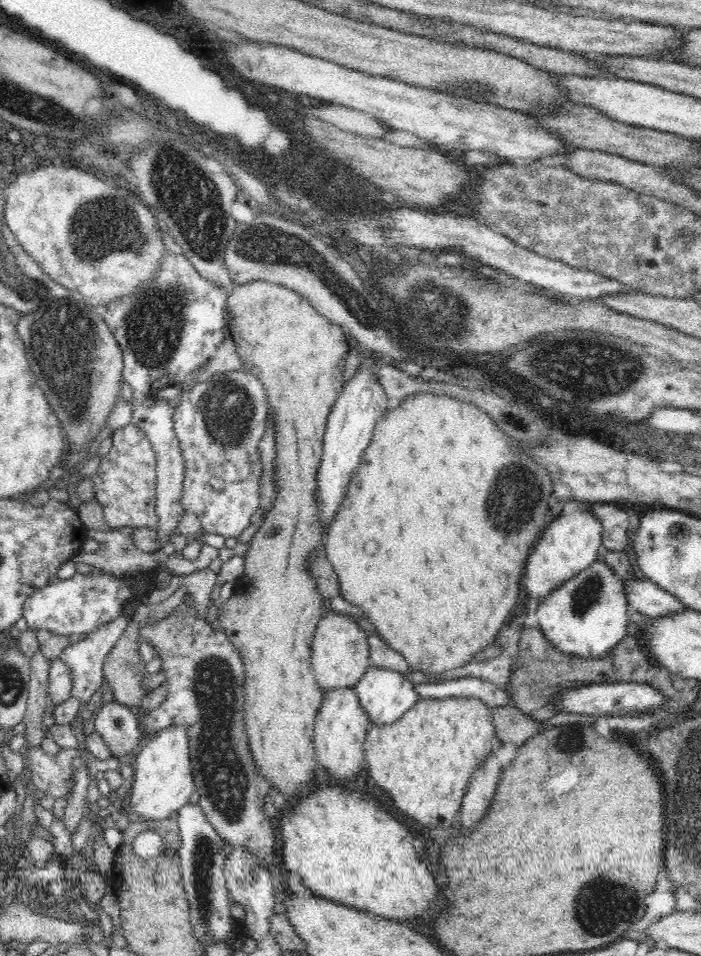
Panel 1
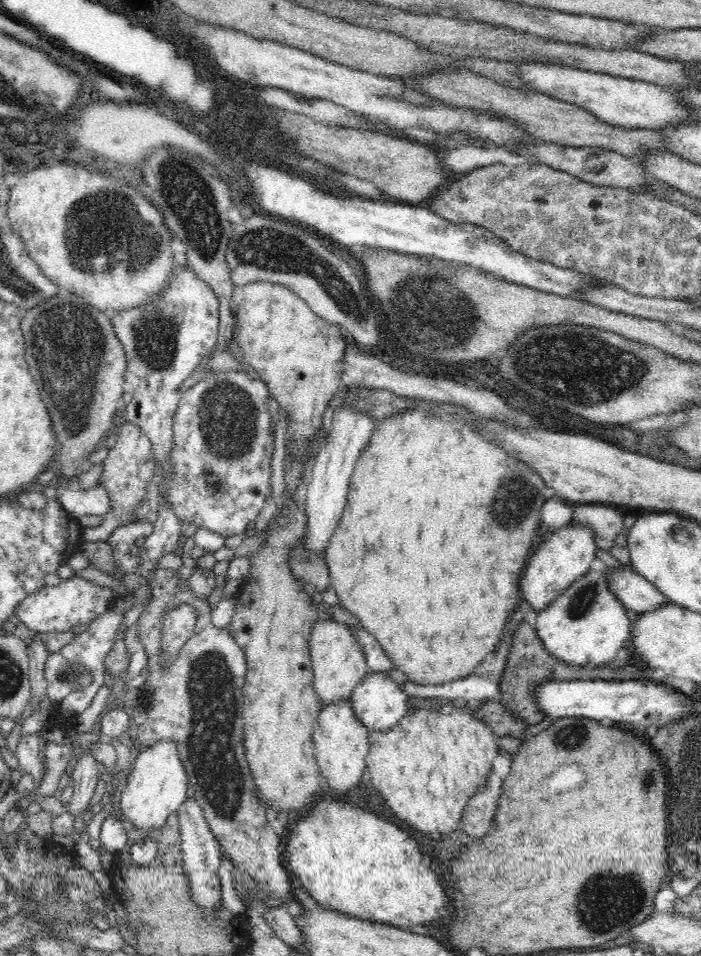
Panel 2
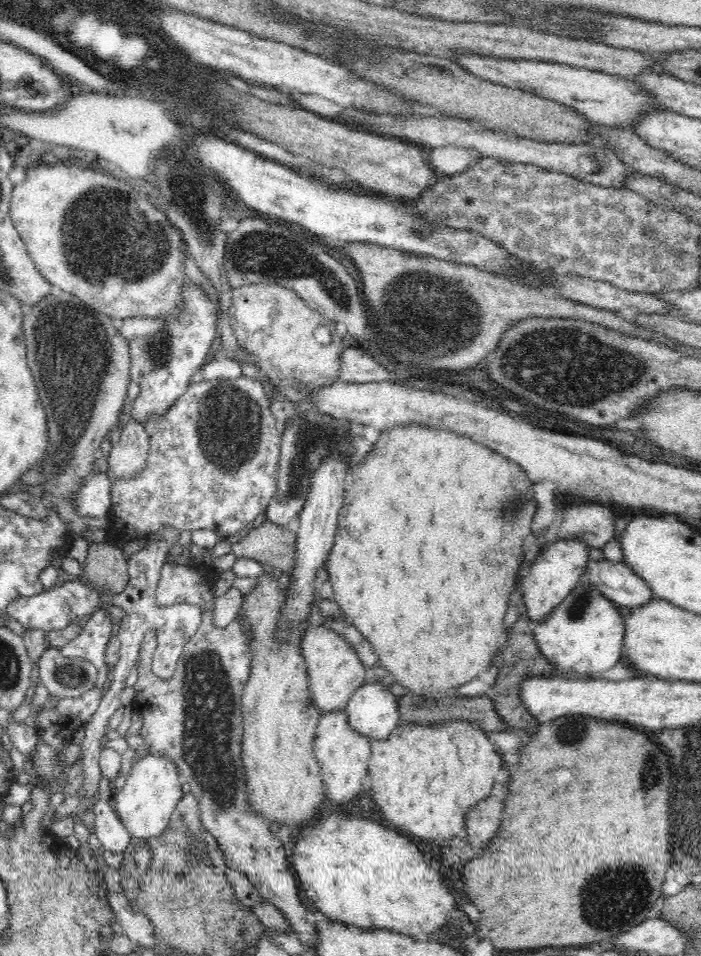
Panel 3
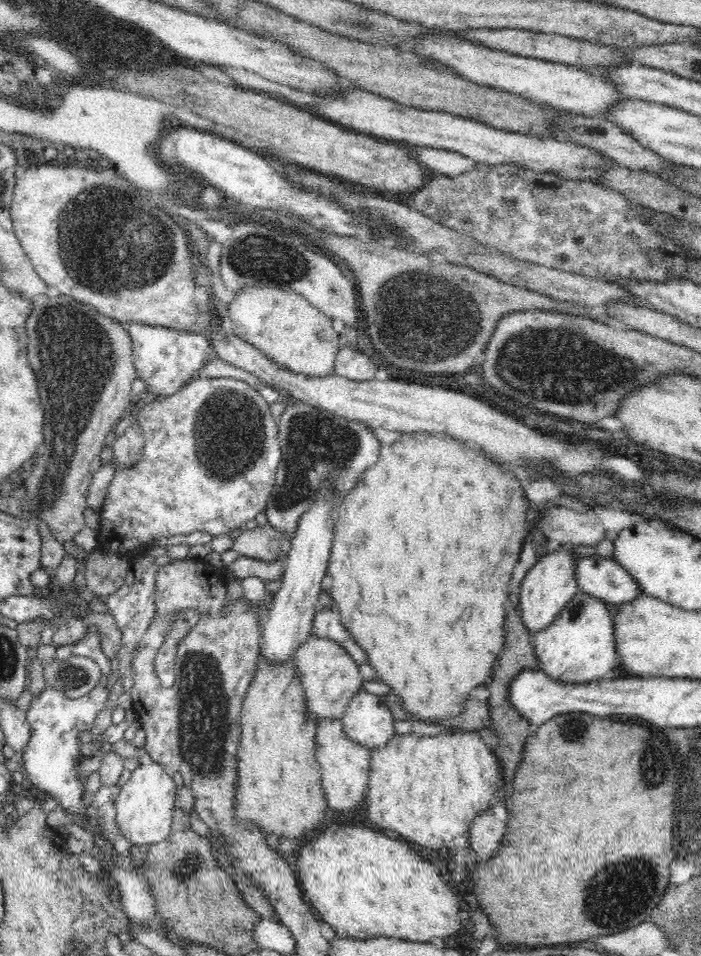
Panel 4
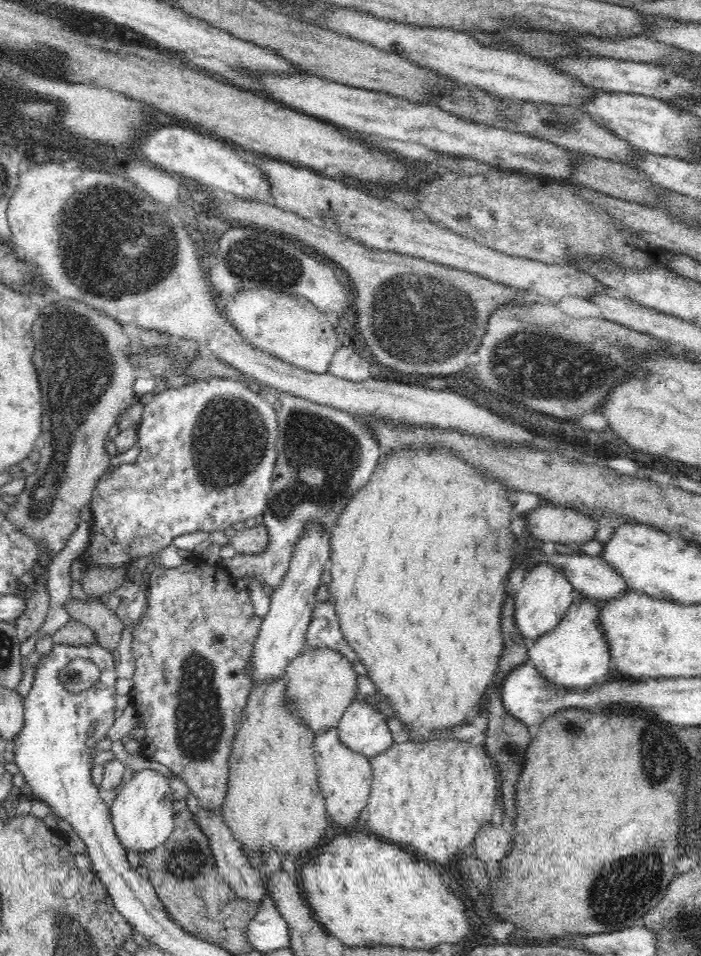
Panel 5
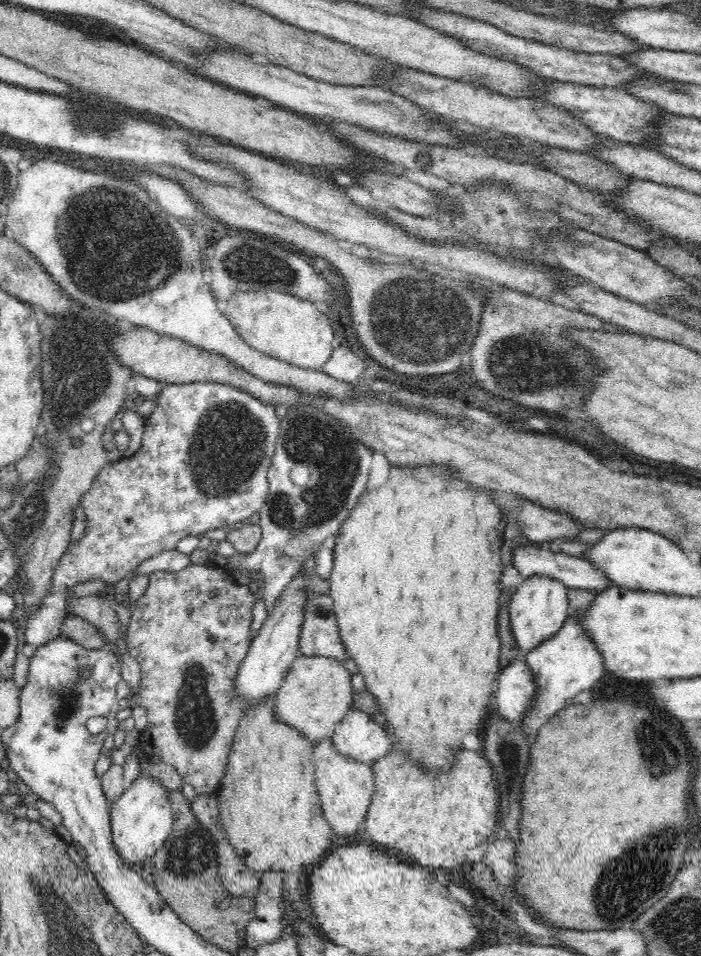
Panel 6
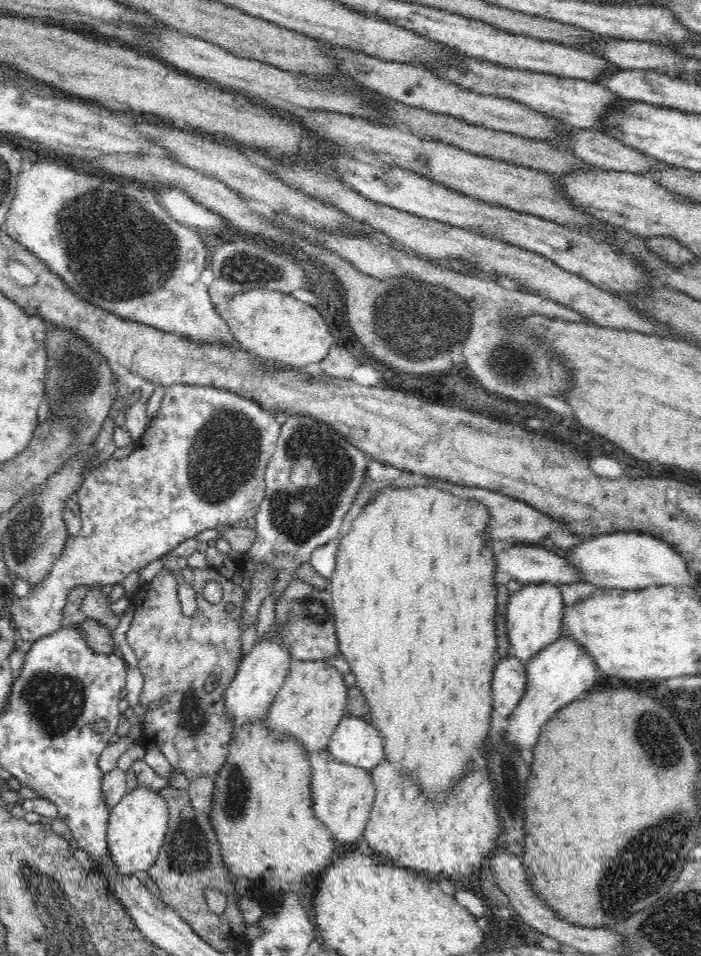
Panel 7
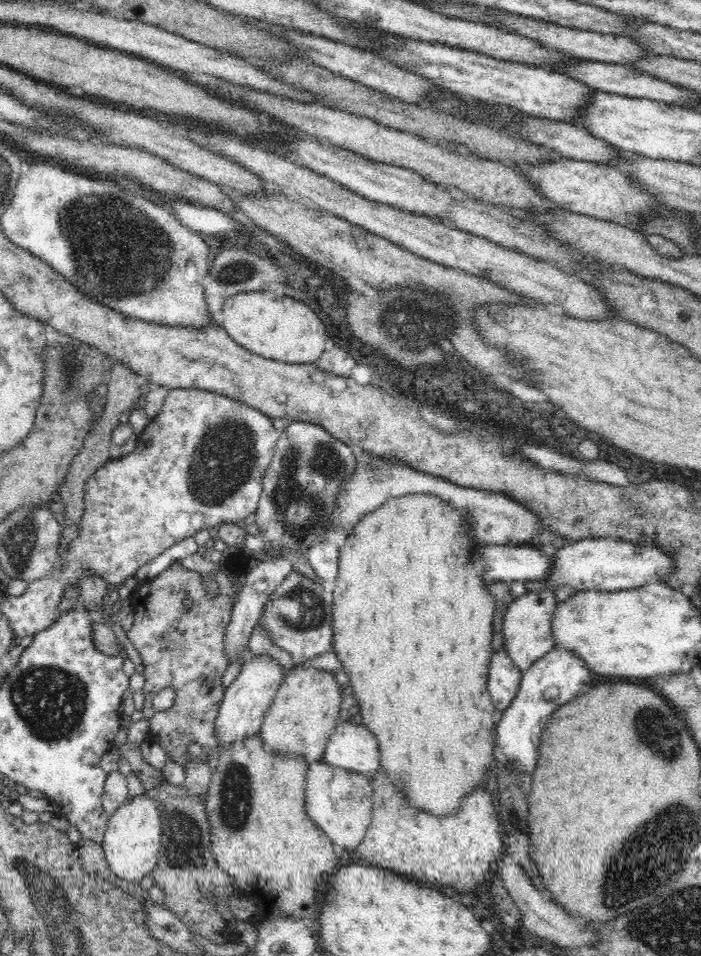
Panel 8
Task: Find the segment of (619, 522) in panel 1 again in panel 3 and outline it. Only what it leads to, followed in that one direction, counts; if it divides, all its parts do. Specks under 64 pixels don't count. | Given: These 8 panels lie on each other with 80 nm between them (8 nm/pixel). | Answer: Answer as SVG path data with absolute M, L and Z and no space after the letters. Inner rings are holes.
M586 503L564 510L557 539L580 539L588 547L602 549L616 538L616 520L610 506Z

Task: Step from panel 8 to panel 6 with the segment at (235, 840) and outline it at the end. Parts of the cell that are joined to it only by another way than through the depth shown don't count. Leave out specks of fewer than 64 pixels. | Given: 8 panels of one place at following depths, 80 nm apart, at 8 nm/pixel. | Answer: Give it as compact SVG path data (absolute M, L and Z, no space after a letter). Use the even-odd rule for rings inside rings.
M272 694L264 702L252 704L237 726L227 769L216 795L219 821L224 827L225 837L246 868L261 875L268 870L300 874L306 868L317 866L326 856L333 832L324 818L315 785L314 745L301 732L275 719L274 703L275 694Z

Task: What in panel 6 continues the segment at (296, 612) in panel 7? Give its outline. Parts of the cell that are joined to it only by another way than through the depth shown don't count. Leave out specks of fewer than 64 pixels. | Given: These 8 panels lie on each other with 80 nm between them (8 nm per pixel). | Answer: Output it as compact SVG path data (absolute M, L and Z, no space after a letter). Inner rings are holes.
M307 593L304 603L300 655L350 660L341 641L333 600L327 594Z

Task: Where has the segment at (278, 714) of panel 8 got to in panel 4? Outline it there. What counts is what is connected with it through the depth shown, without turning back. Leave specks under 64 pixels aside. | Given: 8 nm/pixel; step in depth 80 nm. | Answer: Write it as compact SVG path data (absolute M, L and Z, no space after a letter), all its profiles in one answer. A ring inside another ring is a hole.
M311 635L294 654L292 664L304 687L307 713L316 716L313 717L316 724L324 720L341 719L349 702L362 688L363 678L359 664L344 648L329 638Z

